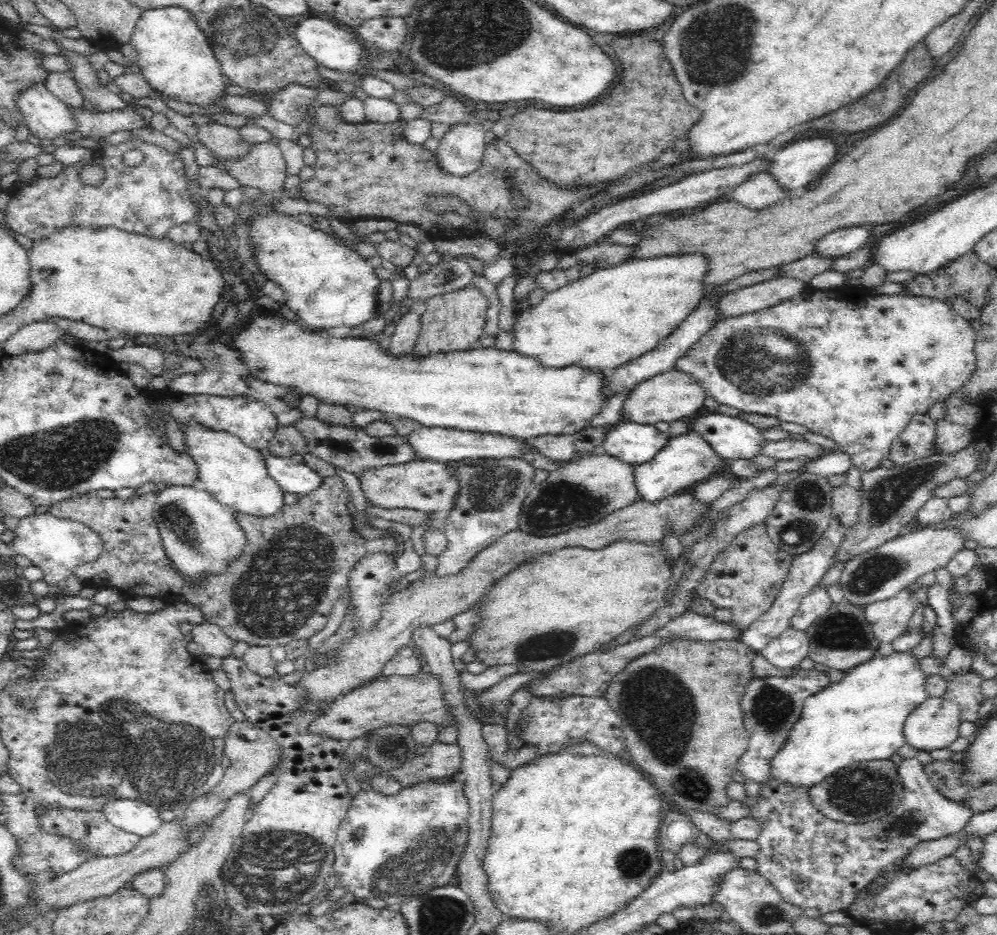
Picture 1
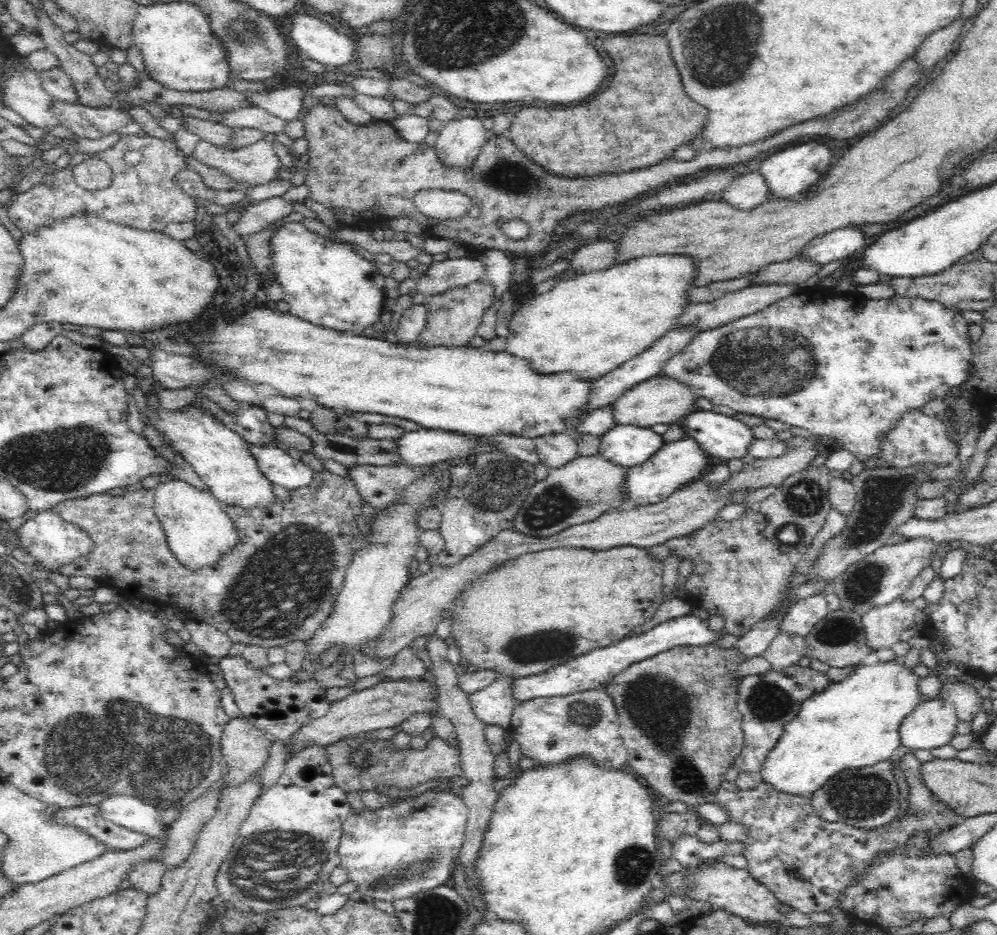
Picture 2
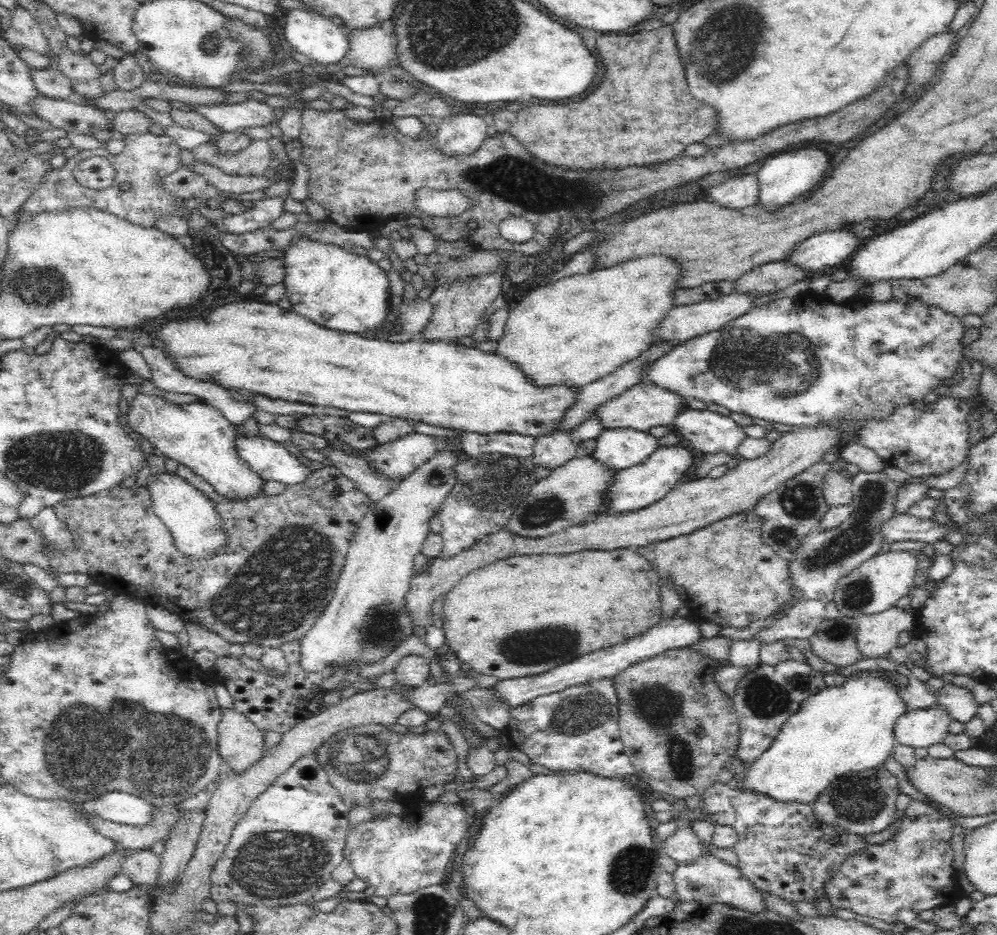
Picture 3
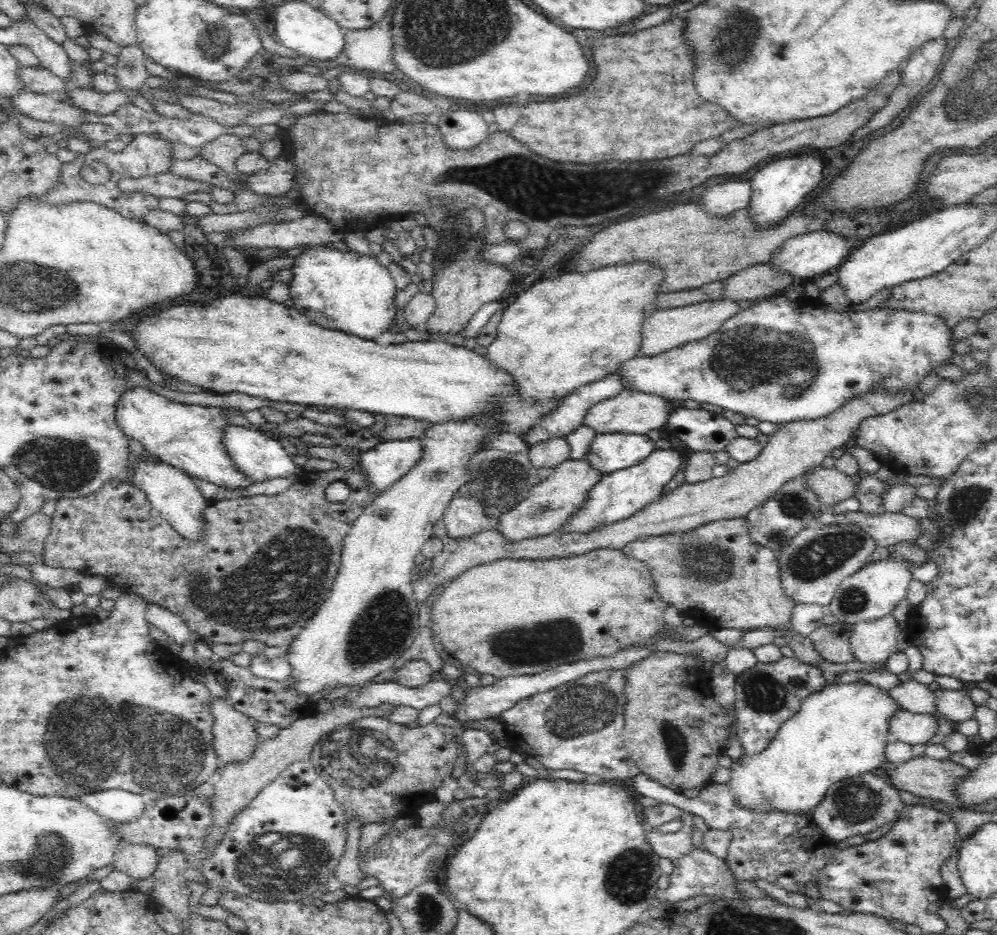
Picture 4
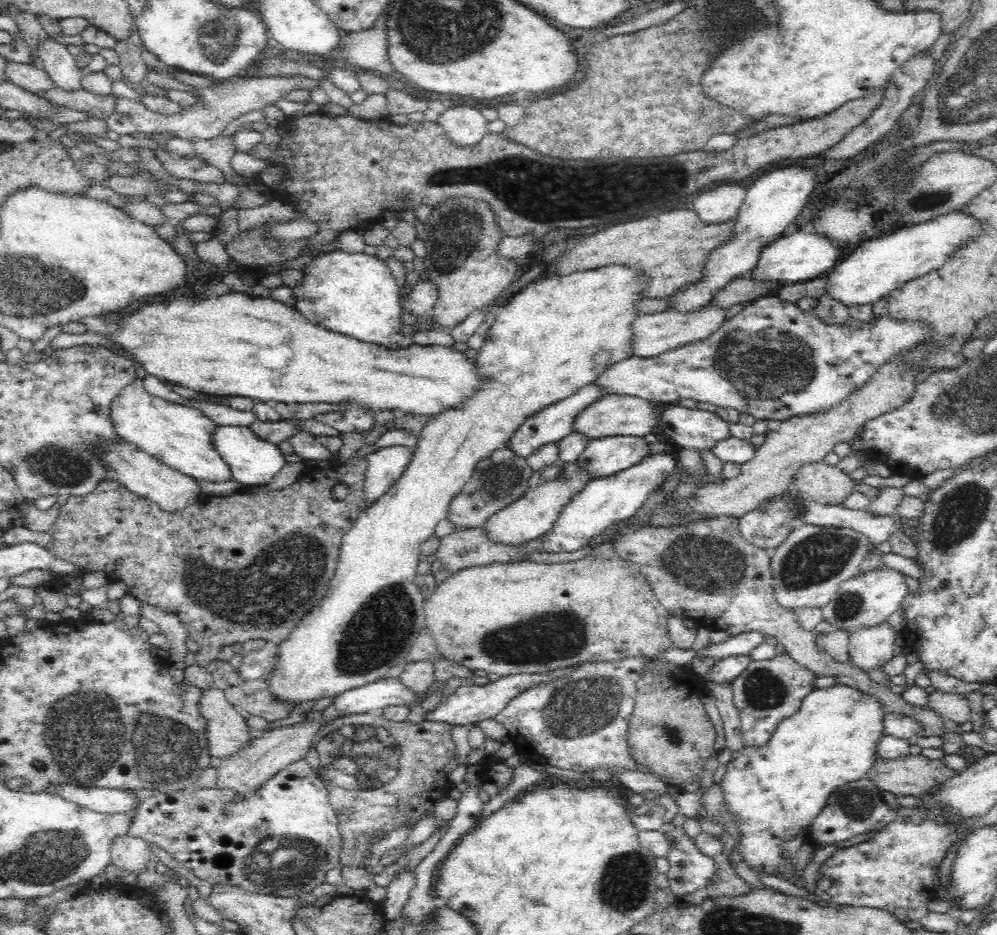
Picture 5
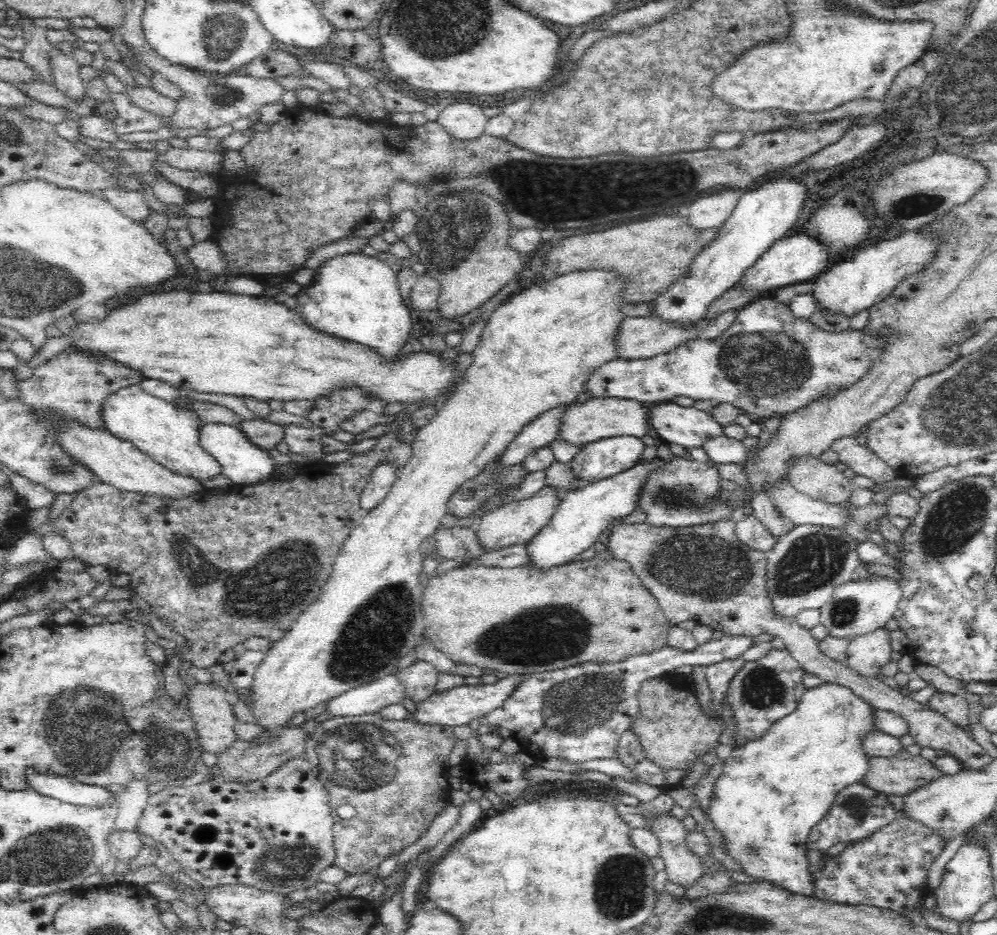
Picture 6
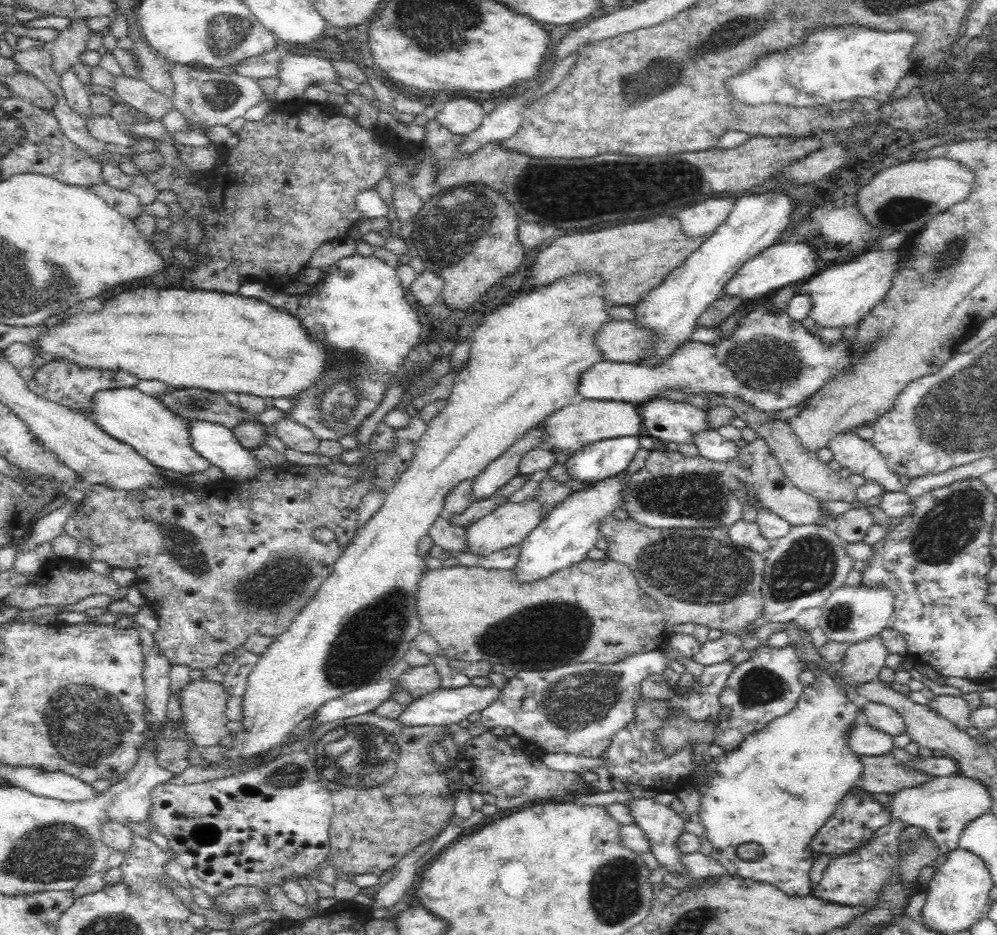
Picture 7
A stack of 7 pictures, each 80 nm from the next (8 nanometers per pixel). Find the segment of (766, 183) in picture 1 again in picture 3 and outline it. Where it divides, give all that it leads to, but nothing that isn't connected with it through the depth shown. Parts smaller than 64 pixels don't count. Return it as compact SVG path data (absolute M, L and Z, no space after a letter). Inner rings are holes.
M754 172L737 175L708 190L708 201L720 208L741 209L754 206L758 196L758 181Z

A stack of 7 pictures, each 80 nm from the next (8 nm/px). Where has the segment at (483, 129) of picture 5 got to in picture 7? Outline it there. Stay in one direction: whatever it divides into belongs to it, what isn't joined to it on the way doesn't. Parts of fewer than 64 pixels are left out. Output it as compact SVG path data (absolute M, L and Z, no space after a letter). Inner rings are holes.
M466 98L450 100L438 108L440 110L437 110L435 119L450 132L460 136L476 130L487 115L480 104Z

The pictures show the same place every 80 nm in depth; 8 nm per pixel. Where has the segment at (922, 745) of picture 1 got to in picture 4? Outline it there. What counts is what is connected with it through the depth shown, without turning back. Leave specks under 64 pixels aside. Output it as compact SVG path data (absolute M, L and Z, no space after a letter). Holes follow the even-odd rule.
M900 708L888 718L887 730L888 734L904 743L926 744L936 734L941 720L930 713L914 714Z

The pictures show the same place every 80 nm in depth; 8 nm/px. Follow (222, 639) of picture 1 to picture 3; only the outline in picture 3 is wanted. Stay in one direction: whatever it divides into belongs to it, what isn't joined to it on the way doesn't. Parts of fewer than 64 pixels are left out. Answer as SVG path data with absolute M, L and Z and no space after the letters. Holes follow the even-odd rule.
M186 623L185 627L186 632L188 632L189 644L178 649L184 658L192 661L194 654L200 649L213 652L217 657L227 657L229 655L231 644L222 640L220 636L204 630L197 624Z

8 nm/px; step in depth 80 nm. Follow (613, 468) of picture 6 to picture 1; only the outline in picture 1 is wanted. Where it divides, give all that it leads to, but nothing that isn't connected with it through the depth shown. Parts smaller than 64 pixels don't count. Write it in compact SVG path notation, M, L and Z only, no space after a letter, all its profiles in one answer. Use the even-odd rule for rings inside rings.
M623 422L607 432L602 450L607 456L636 467L652 460L666 444L668 437L654 425Z

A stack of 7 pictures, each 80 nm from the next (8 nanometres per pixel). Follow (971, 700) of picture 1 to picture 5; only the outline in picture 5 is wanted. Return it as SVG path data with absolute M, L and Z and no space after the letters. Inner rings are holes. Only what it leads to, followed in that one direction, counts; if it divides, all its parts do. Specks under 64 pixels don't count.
M935 690L928 694L927 706L937 712L941 718L952 720L954 724L964 724L971 716L968 699L965 695Z

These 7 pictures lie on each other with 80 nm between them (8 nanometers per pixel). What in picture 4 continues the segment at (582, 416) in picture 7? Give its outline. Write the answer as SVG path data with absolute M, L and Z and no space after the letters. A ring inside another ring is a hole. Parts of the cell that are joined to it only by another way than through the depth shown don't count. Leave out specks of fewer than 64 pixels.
M622 390L616 396L606 397L589 408L582 420L582 427L590 429L594 435L609 433L646 435L650 430L663 429L668 413L673 410L674 406L674 403L657 396Z

